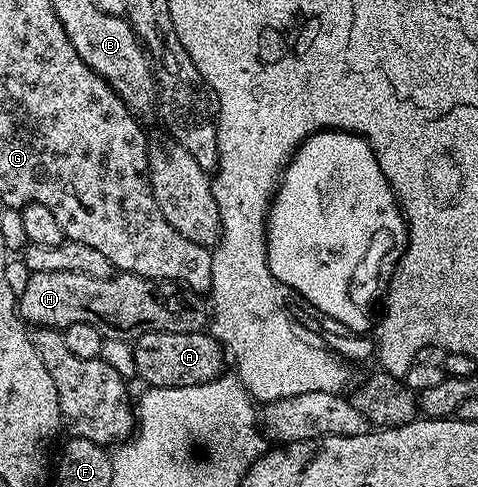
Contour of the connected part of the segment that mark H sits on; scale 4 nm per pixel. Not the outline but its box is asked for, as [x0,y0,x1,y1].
[17,271,211,341]

